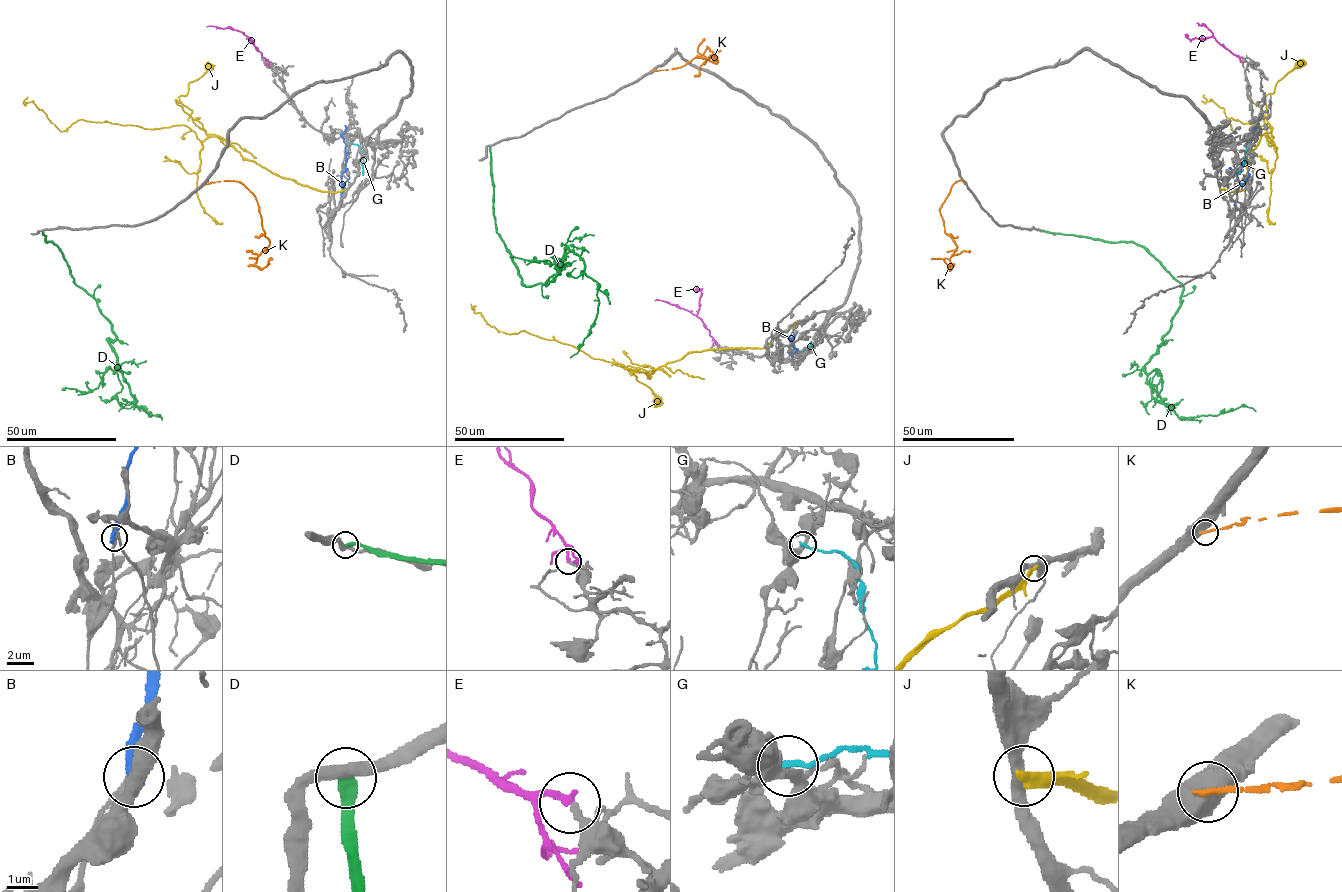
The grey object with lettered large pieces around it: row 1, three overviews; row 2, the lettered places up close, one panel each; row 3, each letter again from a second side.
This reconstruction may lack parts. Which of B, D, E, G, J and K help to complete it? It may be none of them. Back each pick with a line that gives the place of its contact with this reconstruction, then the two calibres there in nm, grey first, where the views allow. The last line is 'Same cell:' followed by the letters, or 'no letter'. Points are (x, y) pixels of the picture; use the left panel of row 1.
E: Touches grey at (267, 60). Thickness 180 nm (grey) against 240 nm
Same cell: E

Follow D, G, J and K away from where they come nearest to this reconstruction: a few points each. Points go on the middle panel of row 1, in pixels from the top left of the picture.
D: (489, 146), (496, 232), (522, 282), (544, 284), (559, 273), (567, 249), (597, 283), (597, 317), (570, 357)
G: (799, 351), (808, 349), (811, 341)
J: (796, 322), (763, 348), (690, 351), (648, 374), (522, 330), (499, 332), (474, 312), (475, 306)
K: (652, 71), (684, 66), (699, 57), (706, 47), (717, 63), (703, 58), (720, 50)

